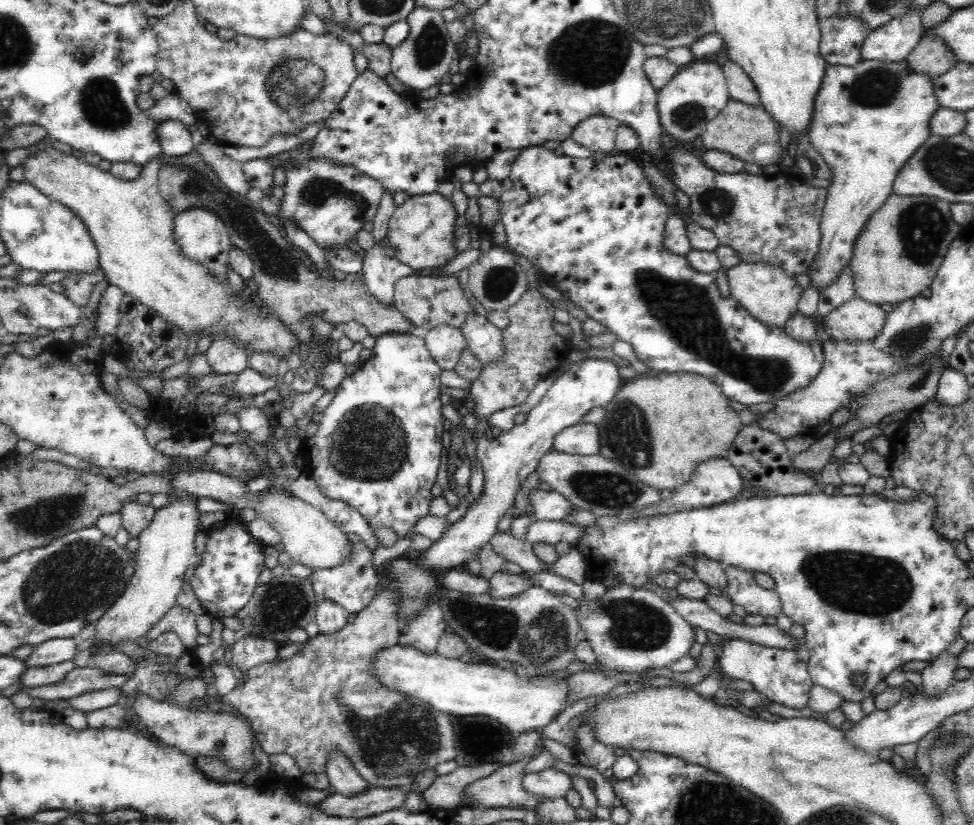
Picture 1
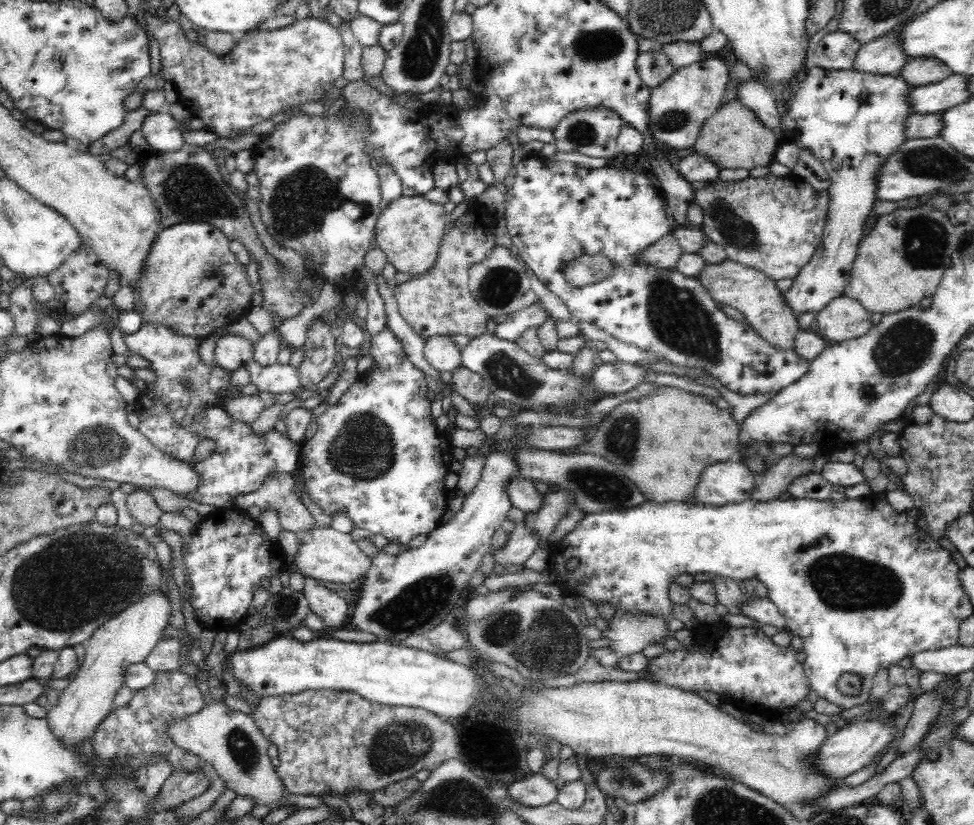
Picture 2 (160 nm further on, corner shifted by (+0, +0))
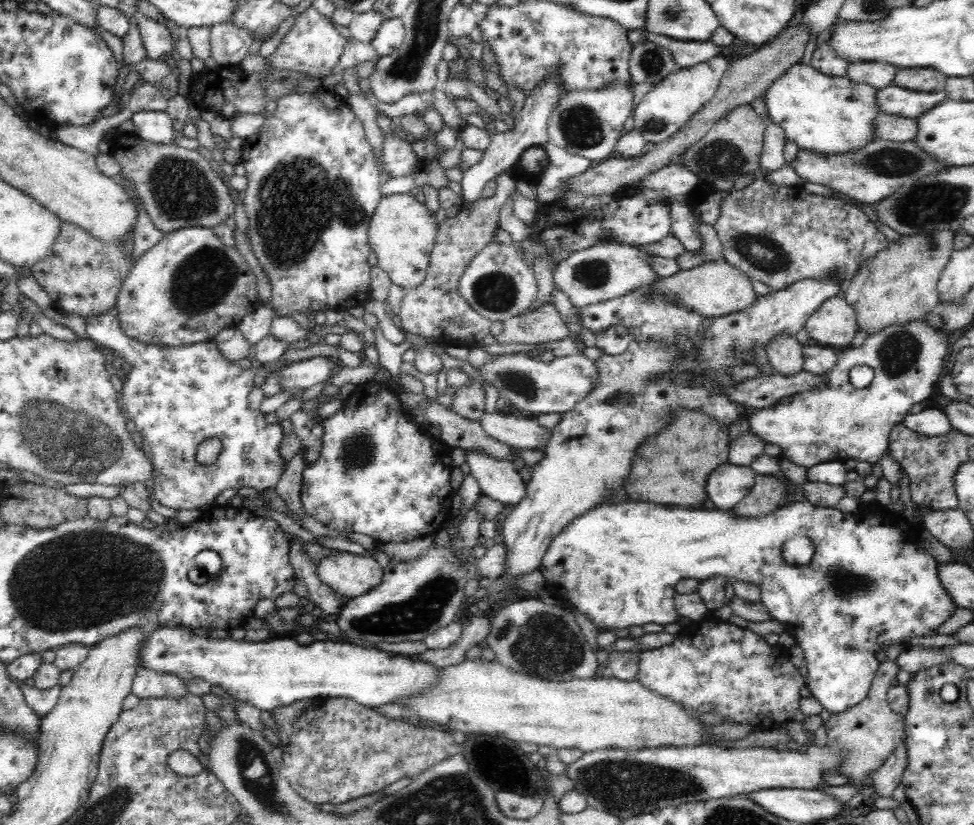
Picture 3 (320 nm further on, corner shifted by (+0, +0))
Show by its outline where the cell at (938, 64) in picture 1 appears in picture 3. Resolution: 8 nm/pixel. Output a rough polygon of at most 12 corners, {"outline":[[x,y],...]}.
{"outline":[[897,69],[892,84],[937,93],[947,76],[932,69]]}

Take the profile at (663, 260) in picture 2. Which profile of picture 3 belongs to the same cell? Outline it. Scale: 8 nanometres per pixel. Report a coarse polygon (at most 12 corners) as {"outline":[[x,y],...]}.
{"outline":[[599,243],[556,265],[578,309],[655,282],[646,252]]}

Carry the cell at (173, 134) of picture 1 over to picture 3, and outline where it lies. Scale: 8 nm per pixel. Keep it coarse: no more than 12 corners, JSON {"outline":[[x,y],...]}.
{"outline":[[138,110],[132,133],[170,144],[172,119],[166,111]]}

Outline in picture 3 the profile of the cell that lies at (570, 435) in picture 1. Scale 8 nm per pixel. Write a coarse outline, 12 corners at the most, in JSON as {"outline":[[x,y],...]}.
{"outline":[[499,413],[478,420],[486,436],[512,448],[542,449],[549,429]]}

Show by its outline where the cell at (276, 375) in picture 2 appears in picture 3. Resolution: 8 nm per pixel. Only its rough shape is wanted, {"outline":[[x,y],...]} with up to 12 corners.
{"outline":[[313,357],[280,372],[284,388],[326,382],[338,358]]}

